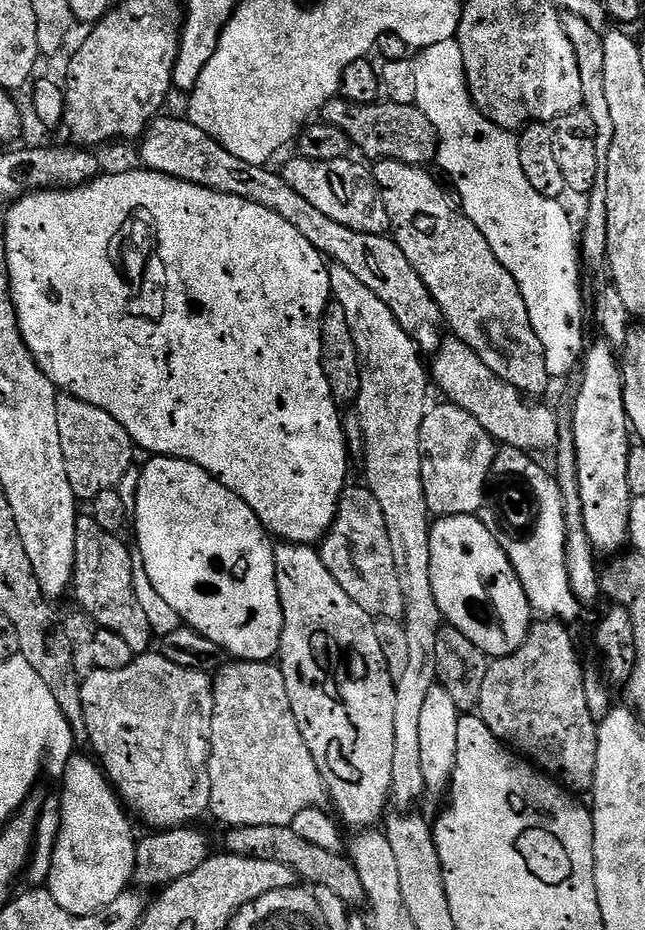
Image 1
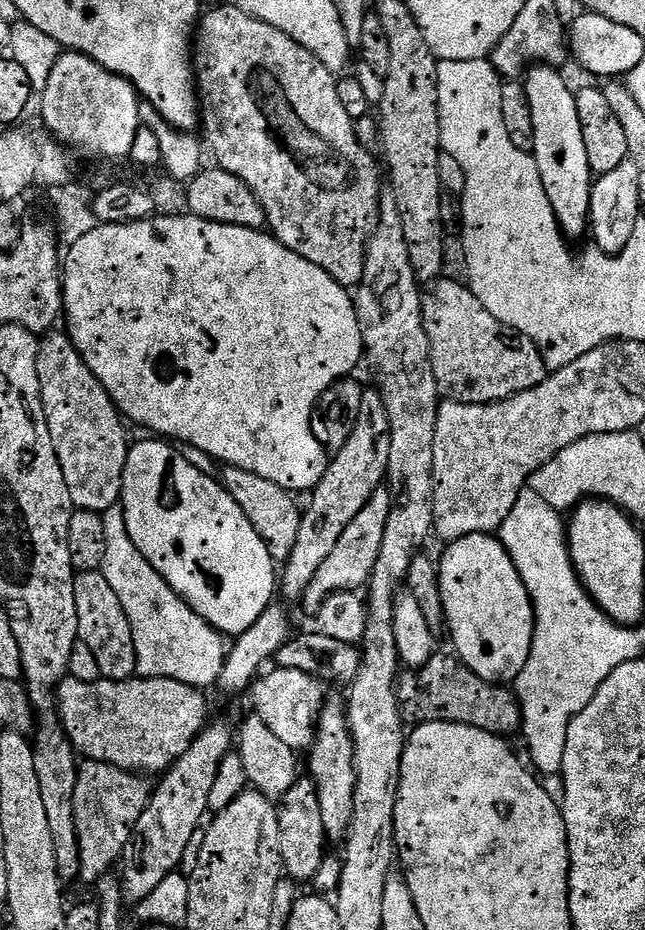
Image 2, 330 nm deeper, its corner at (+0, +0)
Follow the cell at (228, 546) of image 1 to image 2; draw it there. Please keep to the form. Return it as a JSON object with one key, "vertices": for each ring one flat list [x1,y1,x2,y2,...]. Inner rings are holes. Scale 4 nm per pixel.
{"vertices":[[148,438,152,440,144,440,141,444,133,443,128,449,128,457,126,458,126,470,124,471,124,481,122,482,122,490,120,491,120,504,126,522,126,530,130,534,130,542,134,542,136,549,140,551,146,558,146,562,150,562,150,566,154,566,154,570,158,570,158,574,172,587,181,598,189,604,193,610,205,620,208,625,216,629,217,632,228,638,241,636,246,630,250,630,250,626,254,626,258,622,258,618,262,618,262,614,273,603,272,595,278,592,278,564,272,559,267,542,258,534,258,530,254,530,254,526,250,526,250,518,246,518,246,514,242,514,242,506,238,506,238,502,234,502,234,498,230,498,230,494,224,488,223,483,219,479,212,479,198,469,195,469,189,462,186,462,182,454,176,446,165,442,160,438]]}

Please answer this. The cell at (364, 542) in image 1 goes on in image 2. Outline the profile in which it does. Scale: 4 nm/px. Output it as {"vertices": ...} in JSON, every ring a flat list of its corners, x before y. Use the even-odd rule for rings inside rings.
{"vertices":[[225,467,222,472,224,488,242,506,242,514,250,518,250,526,258,530,258,534,267,542,272,559,283,562,294,550,294,542,298,538,301,505,296,505,297,497,287,492,282,486,274,486,274,482,266,482,266,478,258,478,258,474,250,474,250,470]]}

